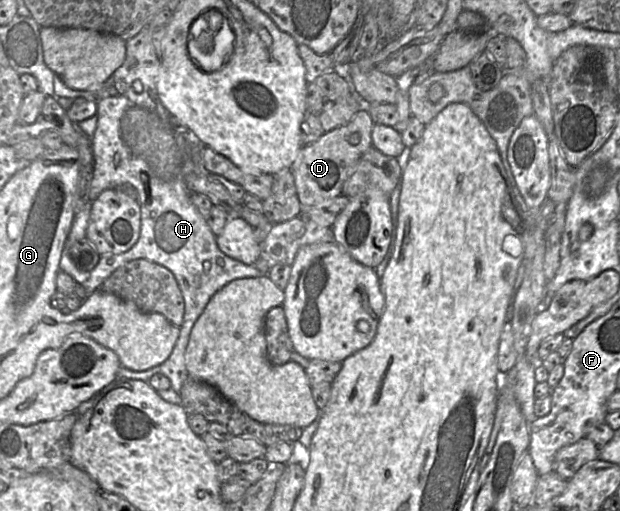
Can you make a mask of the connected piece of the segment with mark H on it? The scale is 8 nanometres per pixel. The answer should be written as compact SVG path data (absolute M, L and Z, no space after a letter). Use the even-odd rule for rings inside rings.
M146 26L126 41L123 64L99 89L71 89L55 74L54 92L57 96L72 99L83 97L97 101L97 114L78 123L78 127L87 136L92 137L94 170L89 192L90 201L75 215L59 269L82 284L88 296L100 289L117 268L131 260L146 259L166 267L173 273L184 298L185 311L180 333L170 356L163 363L144 371L133 371L121 366L118 377L148 382L154 374L160 373L168 377L171 388L180 394L182 385L189 376L185 364L185 351L190 333L210 299L235 279L265 274L254 265L244 264L225 255L218 247L217 236L212 232L206 218L192 203L192 192L186 185L185 176L193 172L195 167L185 133L193 131L160 102L157 93L159 73L160 59L153 46L149 26ZM118 81L124 81L128 85L128 90L121 95L104 97L104 91ZM122 184L131 184L138 191L141 208L139 238L129 250L118 254L103 254L91 271L81 271L73 263L69 248L76 241L86 237L91 202L103 190L114 189Z

